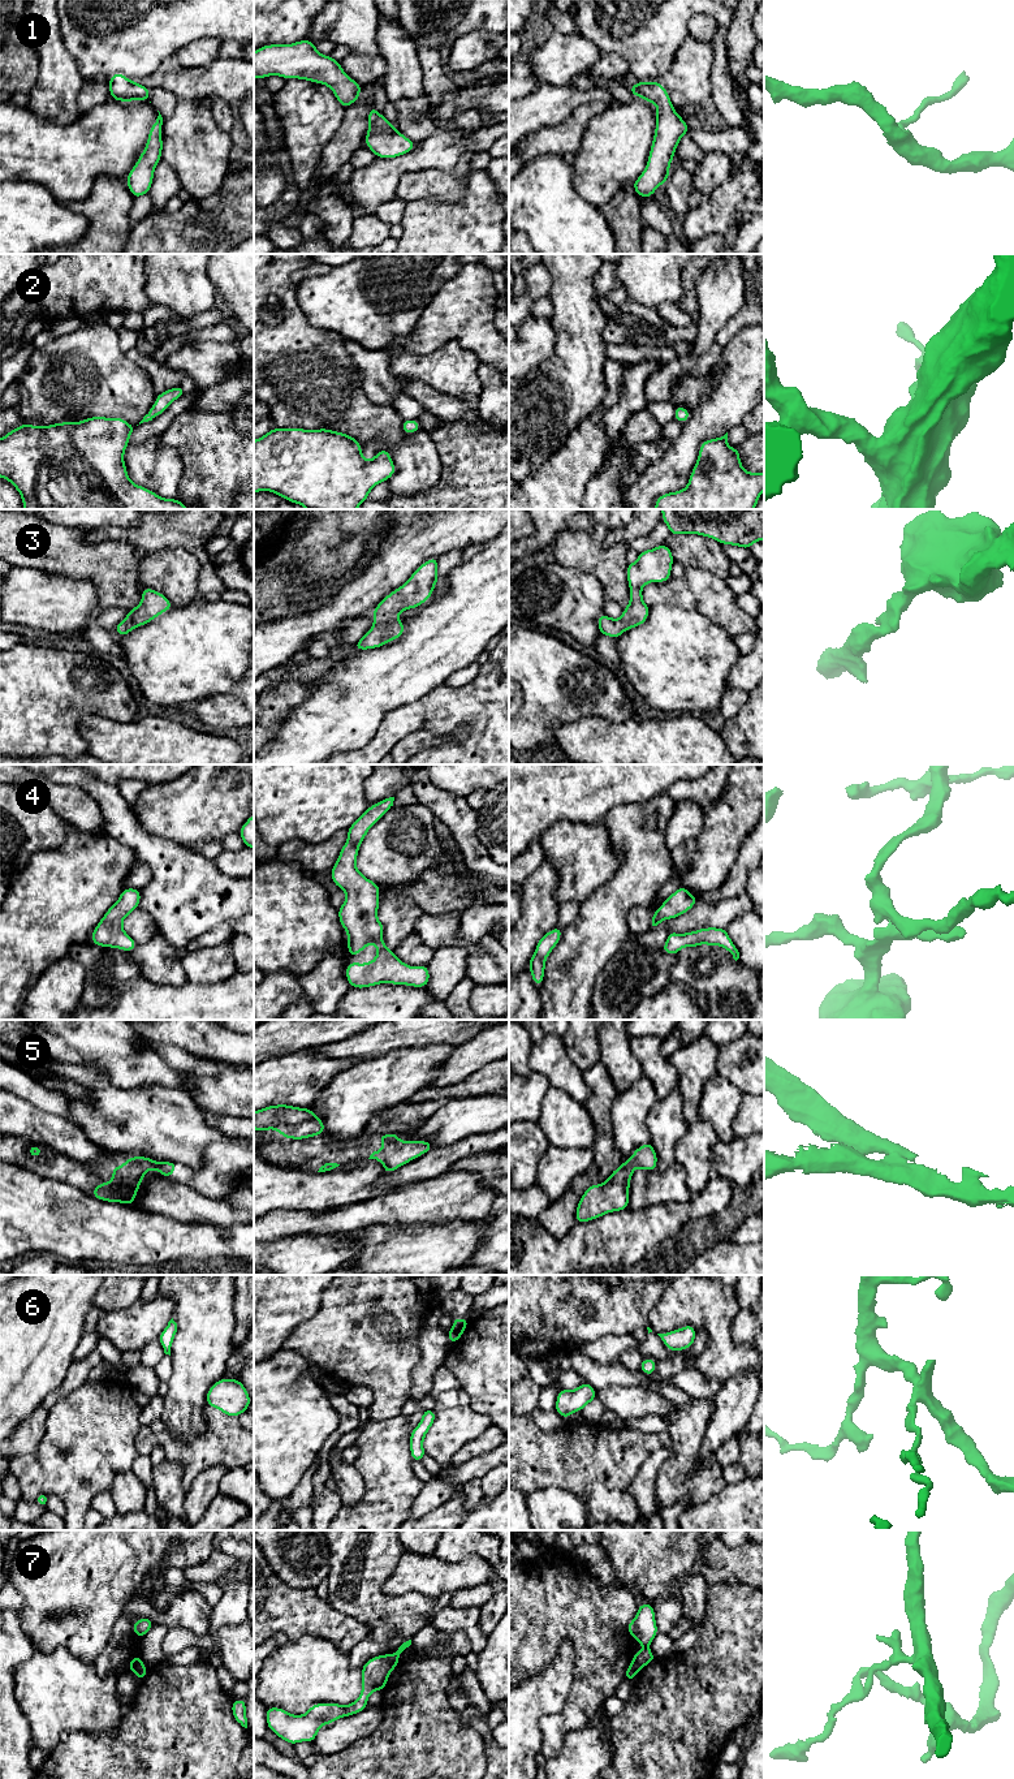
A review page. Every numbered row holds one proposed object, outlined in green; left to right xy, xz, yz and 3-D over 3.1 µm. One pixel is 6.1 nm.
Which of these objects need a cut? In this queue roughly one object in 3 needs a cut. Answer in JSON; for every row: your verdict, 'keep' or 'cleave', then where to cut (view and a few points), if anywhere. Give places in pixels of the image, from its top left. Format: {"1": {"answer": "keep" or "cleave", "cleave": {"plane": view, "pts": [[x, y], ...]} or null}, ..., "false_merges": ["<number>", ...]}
{"1": {"answer": "keep", "cleave": null}, "2": {"answer": "keep", "cleave": null}, "3": {"answer": "keep", "cleave": null}, "4": {"answer": "keep", "cleave": null}, "5": {"answer": "keep", "cleave": null}, "6": {"answer": "keep", "cleave": null}, "7": {"answer": "cleave", "cleave": {"plane": "xy", "pts": [[141, 1663], [134, 1671]]}}, "false_merges": ["7"]}

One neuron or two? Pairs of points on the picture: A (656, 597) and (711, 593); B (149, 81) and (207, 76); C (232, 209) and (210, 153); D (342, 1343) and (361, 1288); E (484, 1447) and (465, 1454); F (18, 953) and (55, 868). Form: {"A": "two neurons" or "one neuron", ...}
{"A": "one neuron", "B": "one neuron", "C": "two neurons", "D": "one neuron", "E": "one neuron", "F": "one neuron"}

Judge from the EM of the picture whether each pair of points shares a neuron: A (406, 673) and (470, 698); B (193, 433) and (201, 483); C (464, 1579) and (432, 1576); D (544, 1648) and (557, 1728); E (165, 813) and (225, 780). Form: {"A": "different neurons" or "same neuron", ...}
{"A": "different neurons", "B": "same neuron", "C": "same neuron", "D": "same neuron", "E": "same neuron"}

